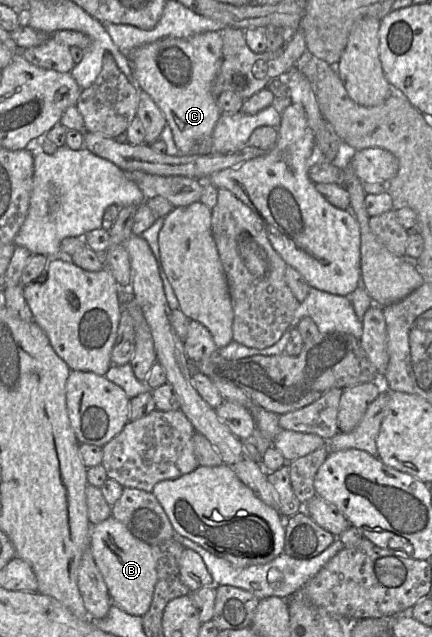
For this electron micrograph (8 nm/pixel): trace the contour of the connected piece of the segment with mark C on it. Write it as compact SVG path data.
M208 31L188 38L162 38L135 48L128 57L139 87L162 111L181 155L211 153L210 138L221 116L211 87L222 64L222 46L219 31Z

